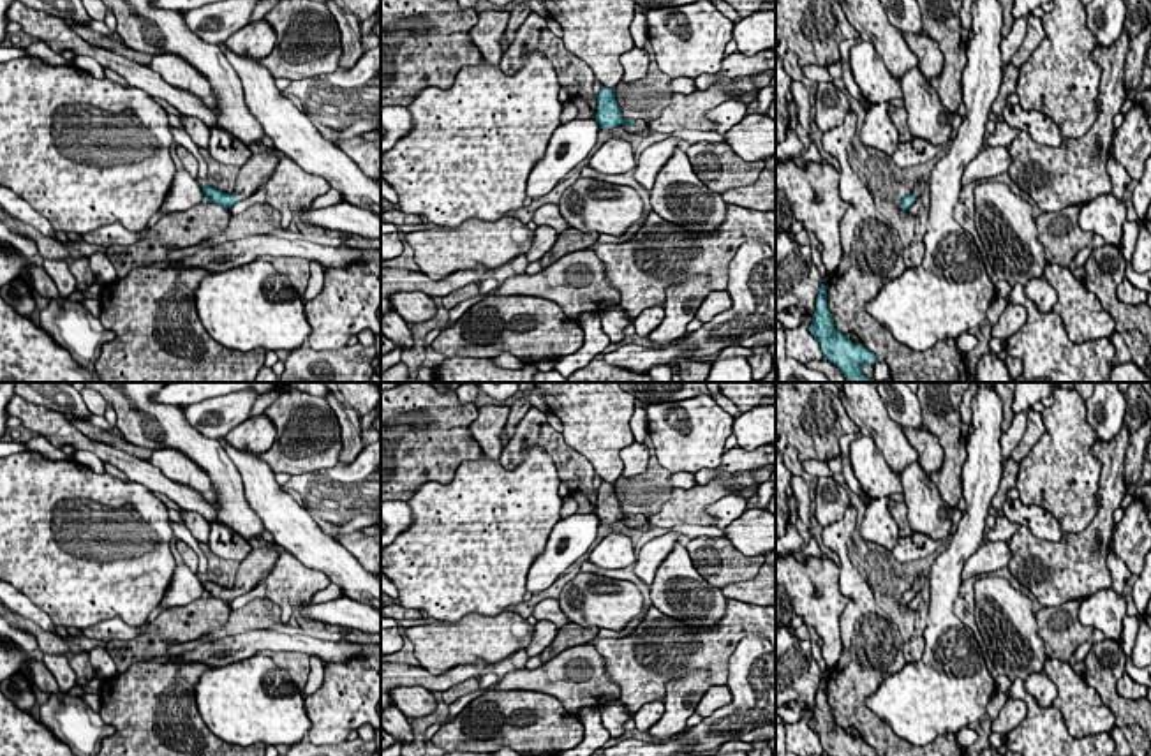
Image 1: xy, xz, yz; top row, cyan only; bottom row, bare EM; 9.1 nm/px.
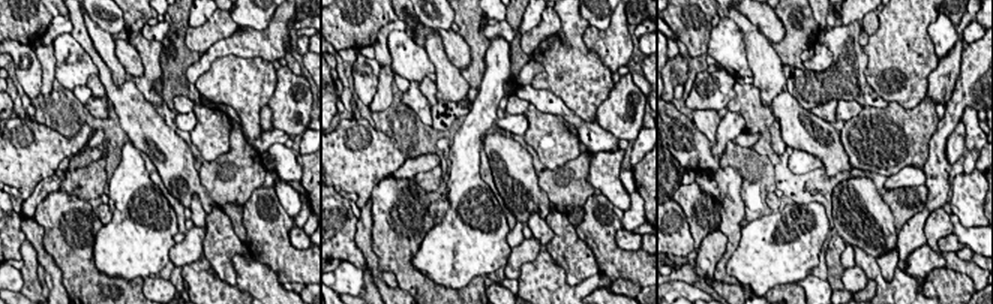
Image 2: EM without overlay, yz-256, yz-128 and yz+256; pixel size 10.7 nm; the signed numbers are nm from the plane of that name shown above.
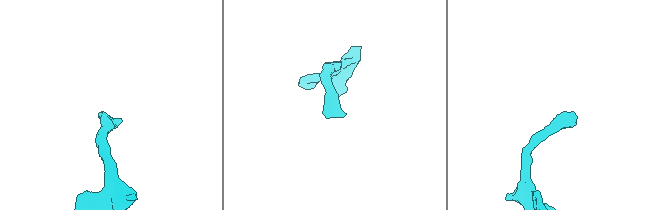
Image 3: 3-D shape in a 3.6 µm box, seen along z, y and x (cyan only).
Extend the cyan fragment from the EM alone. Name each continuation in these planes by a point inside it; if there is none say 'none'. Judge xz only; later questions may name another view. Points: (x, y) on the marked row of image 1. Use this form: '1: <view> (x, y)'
1: xz (640, 126)

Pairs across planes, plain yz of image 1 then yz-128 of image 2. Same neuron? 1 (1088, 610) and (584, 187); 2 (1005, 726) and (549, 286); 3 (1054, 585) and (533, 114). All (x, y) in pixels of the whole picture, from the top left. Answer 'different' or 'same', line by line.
1: different
2: different
3: same

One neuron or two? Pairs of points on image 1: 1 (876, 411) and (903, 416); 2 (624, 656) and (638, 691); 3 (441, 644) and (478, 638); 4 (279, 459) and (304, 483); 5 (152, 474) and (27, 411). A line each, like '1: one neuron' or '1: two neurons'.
1: two neurons
2: one neuron
3: one neuron
4: two neurons
5: one neuron

